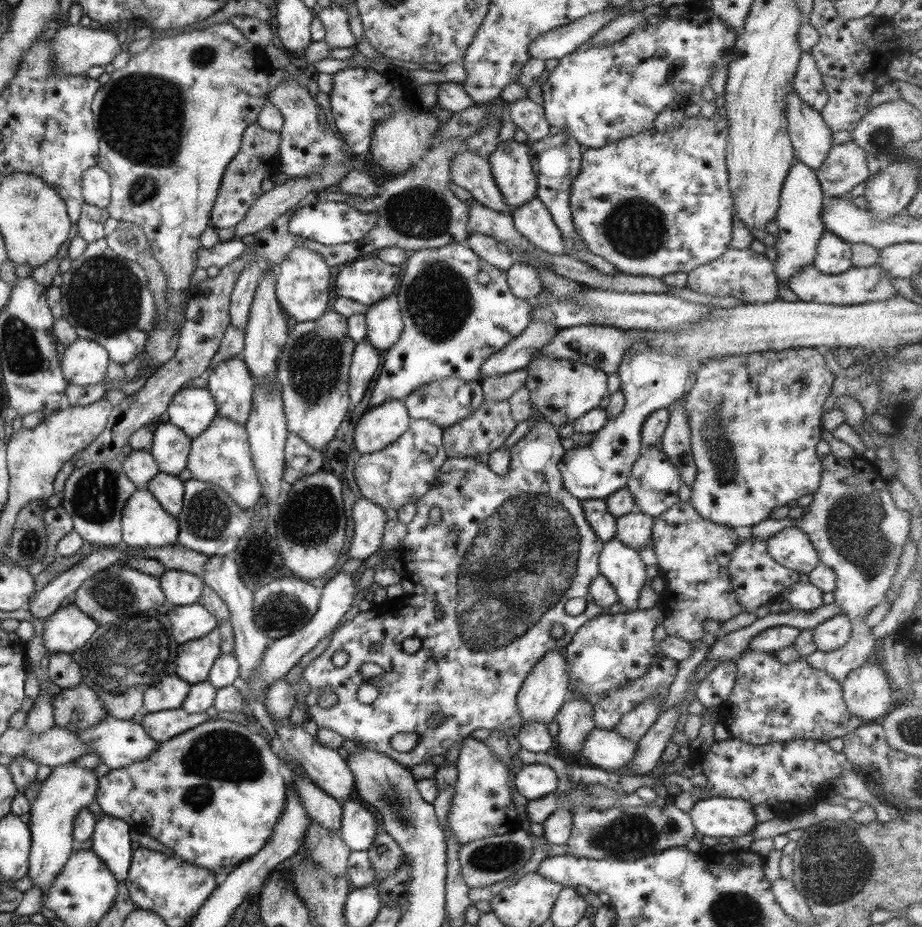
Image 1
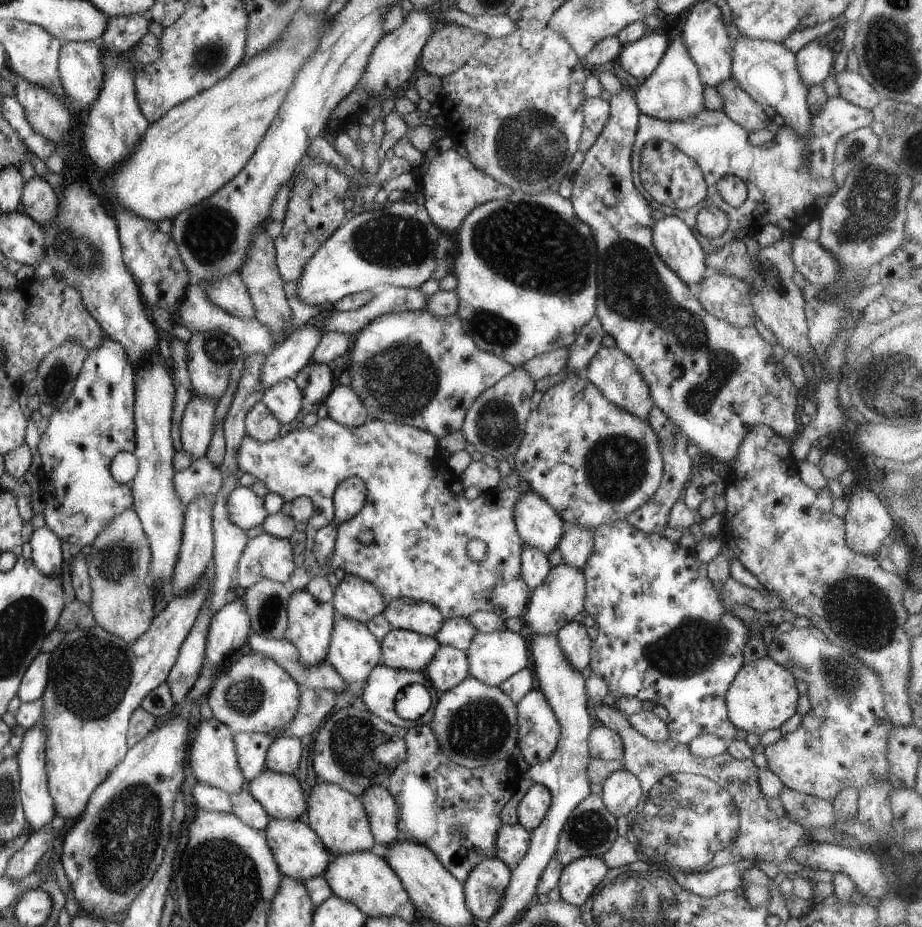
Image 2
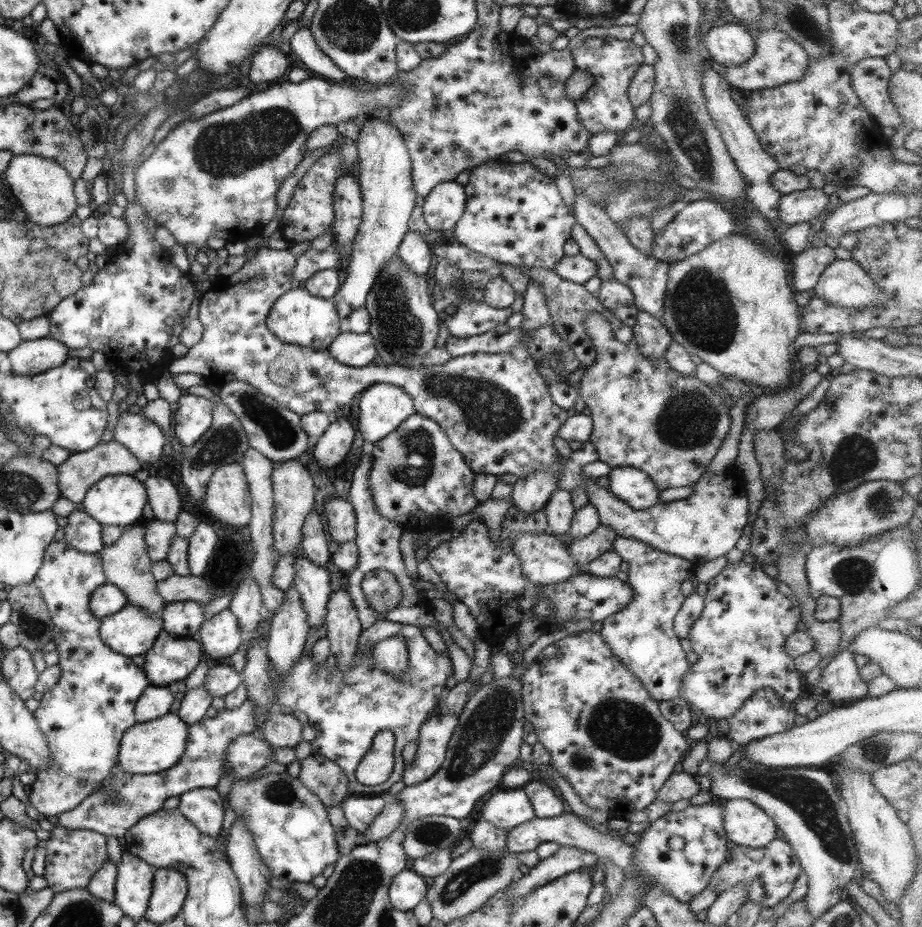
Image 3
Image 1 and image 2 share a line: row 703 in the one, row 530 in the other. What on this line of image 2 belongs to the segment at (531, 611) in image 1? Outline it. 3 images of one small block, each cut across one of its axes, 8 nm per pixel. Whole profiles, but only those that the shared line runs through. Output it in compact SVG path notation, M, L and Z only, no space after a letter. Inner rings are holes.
M329 416L318 419L315 424L303 429L293 429L283 438L279 436L267 442L257 442L253 438L243 436L237 446L238 473L251 474L255 480L261 480L267 492L275 492L282 502L290 502L297 497L311 500L311 516L305 527L305 557L302 566L309 569L311 575L325 577L336 568L344 570L344 574L359 576L371 582L383 596L385 603L395 598L408 599L413 602L427 602L435 606L441 618L471 616L473 612L485 611L495 613L505 620L520 617L529 602L530 591L520 577L520 554L523 542L517 534L513 520L513 506L517 498L529 487L525 480L519 479L515 486L501 492L481 492L473 500L463 495L464 486L446 463L441 454L438 438L433 434L407 425L381 420L367 419L359 426L341 426ZM357 476L365 484L365 502L361 510L335 526L335 544L333 554L327 564L312 564L310 550L315 532L334 520L334 490L345 478ZM371 530L373 539L368 545L362 545L358 533ZM469 540L481 540L488 546L485 558L473 562L465 554L465 544Z

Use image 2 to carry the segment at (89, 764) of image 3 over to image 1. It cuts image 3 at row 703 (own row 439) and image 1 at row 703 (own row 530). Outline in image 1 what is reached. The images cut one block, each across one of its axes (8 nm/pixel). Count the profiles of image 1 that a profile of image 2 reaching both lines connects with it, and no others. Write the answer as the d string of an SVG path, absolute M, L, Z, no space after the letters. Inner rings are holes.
M82 682L71 688L63 688L60 693L51 696L54 726L75 732L89 728L107 716L97 695Z

